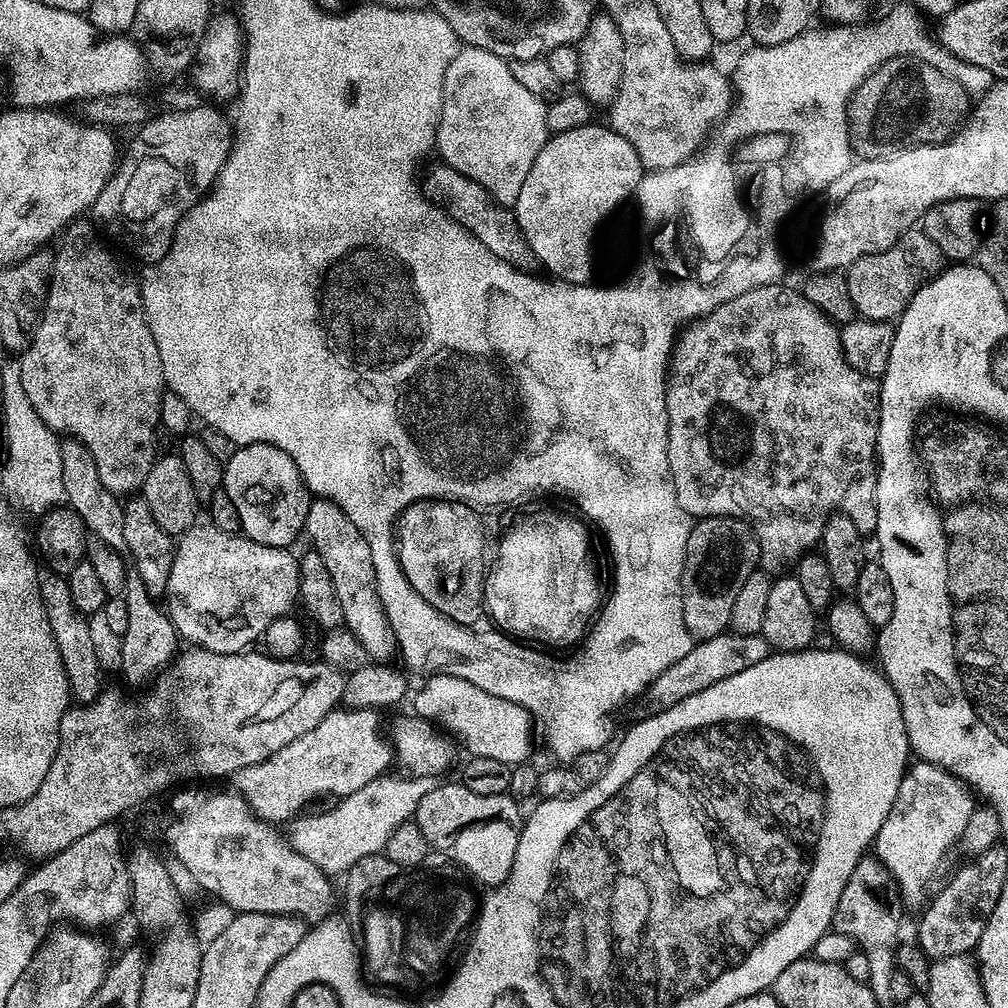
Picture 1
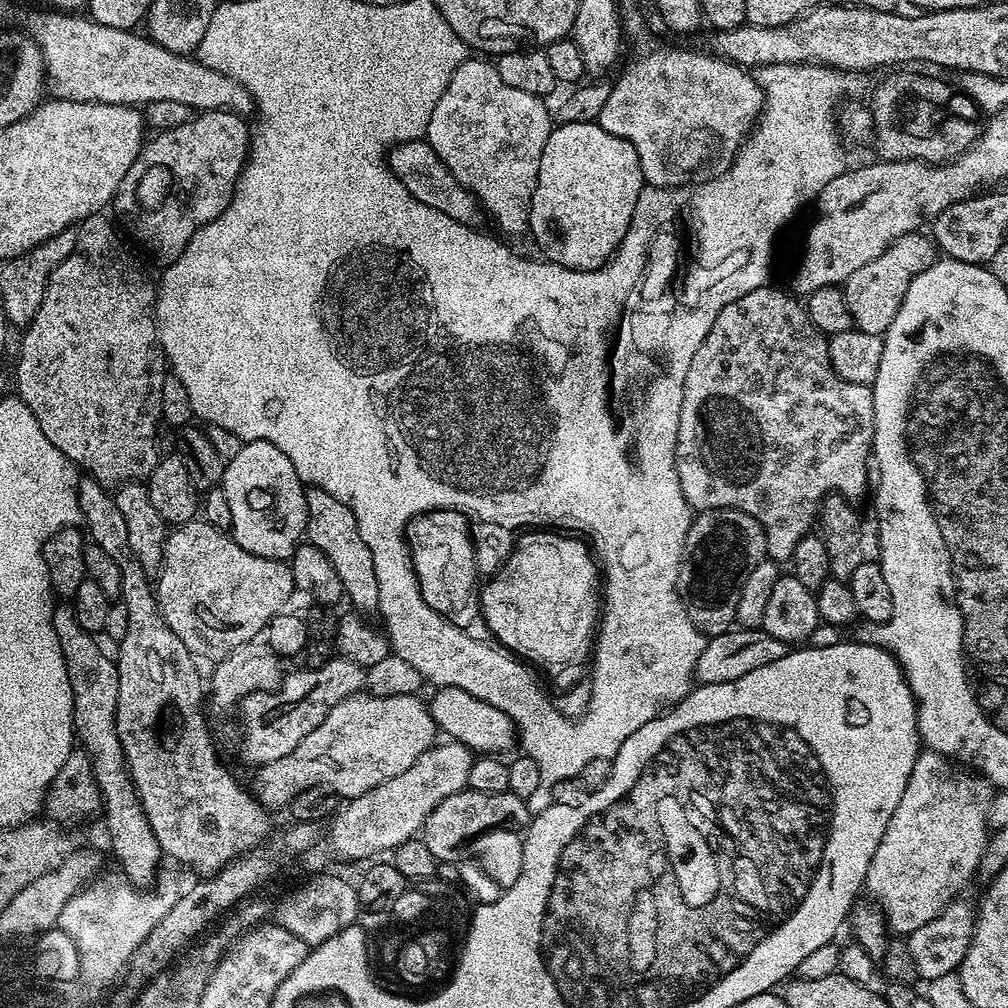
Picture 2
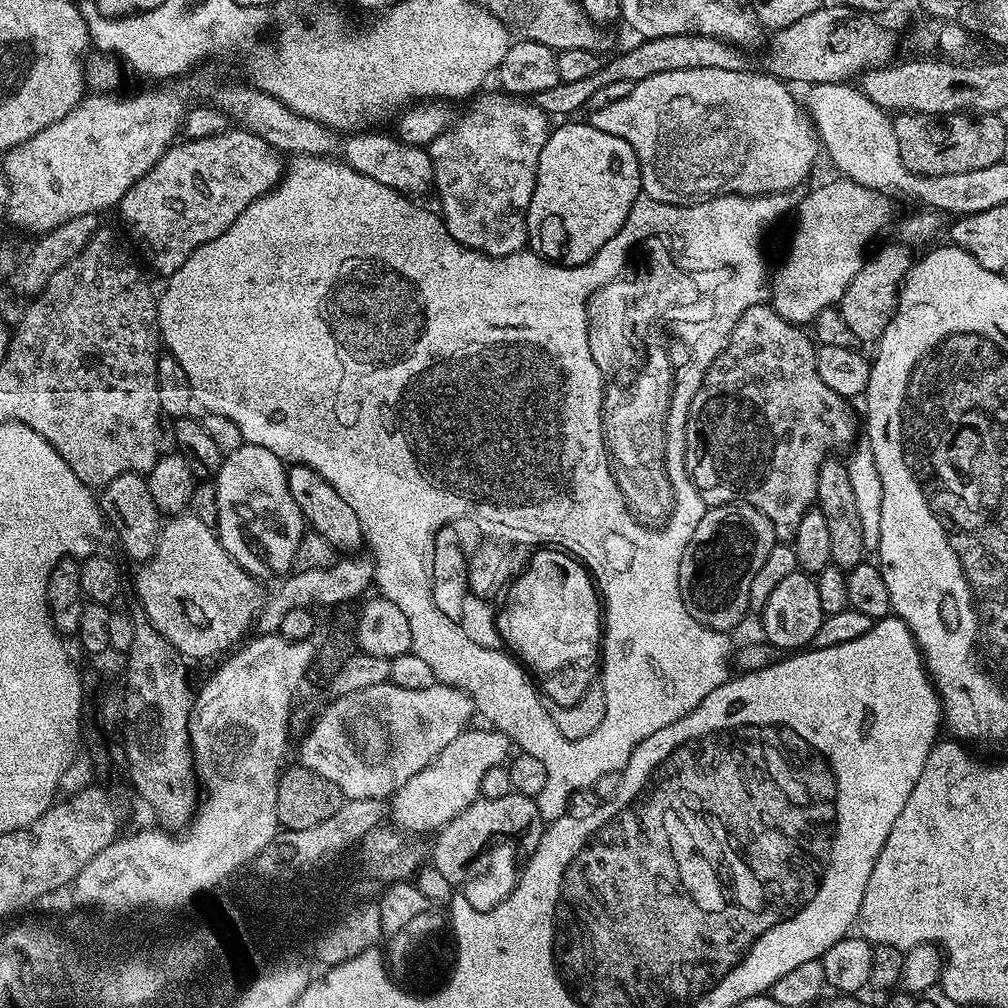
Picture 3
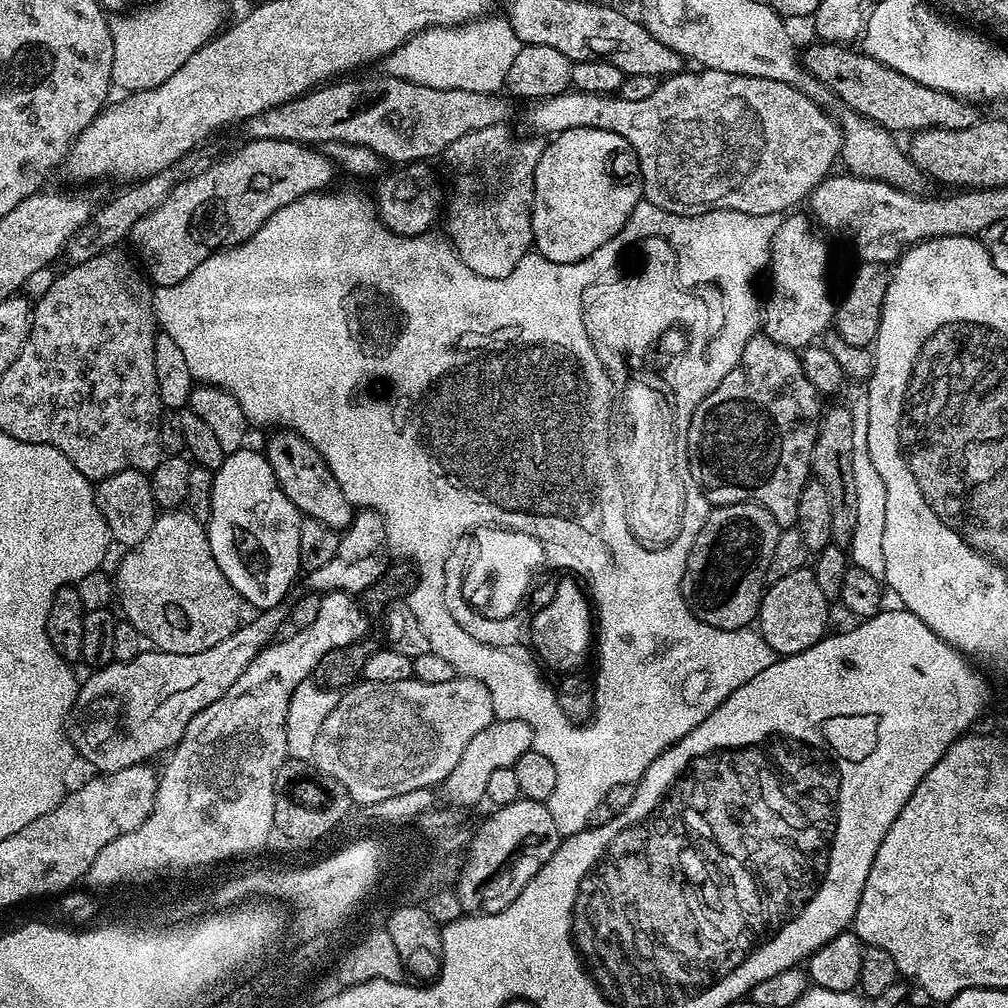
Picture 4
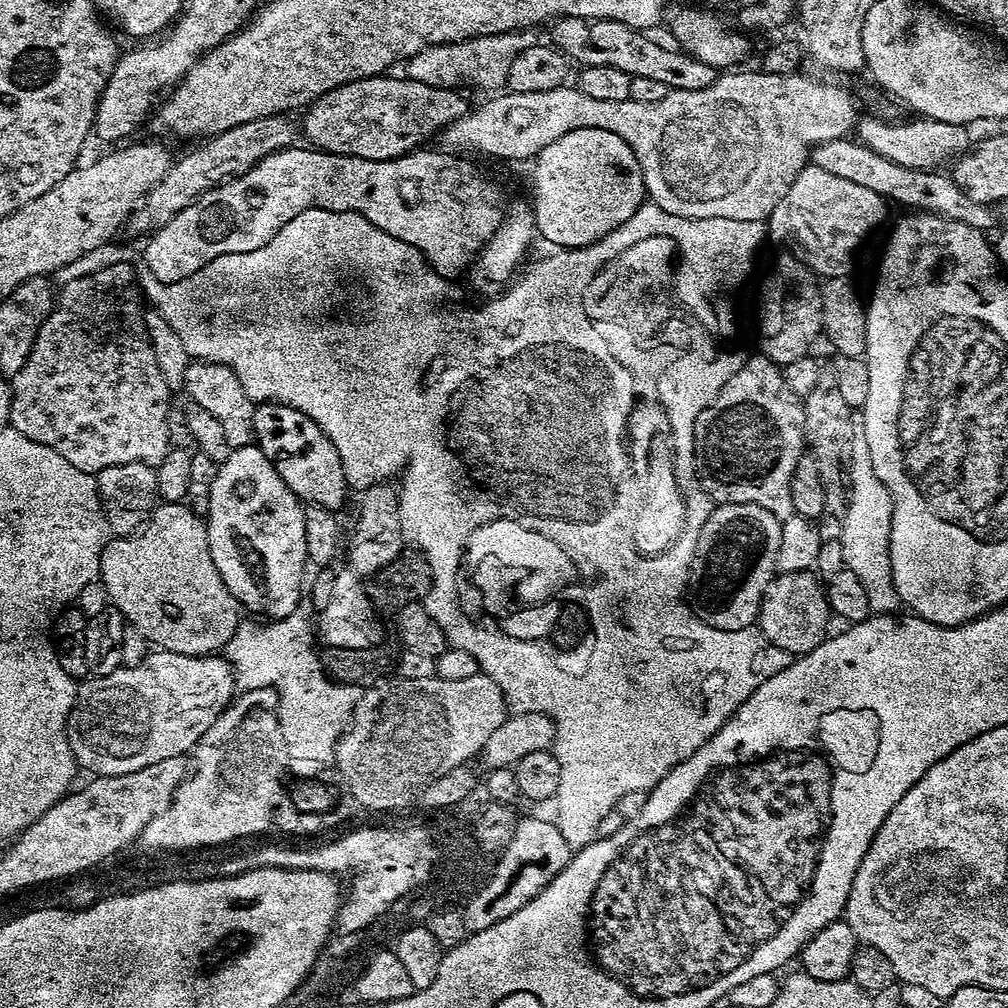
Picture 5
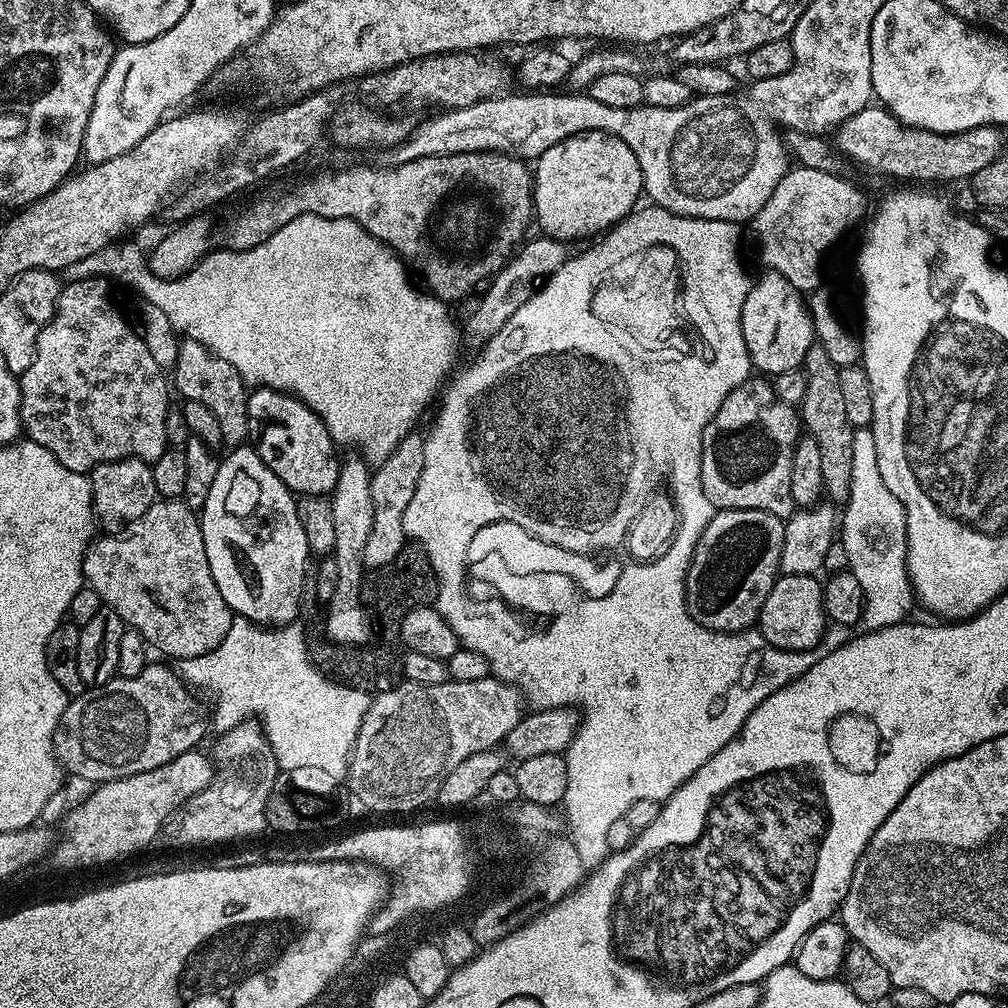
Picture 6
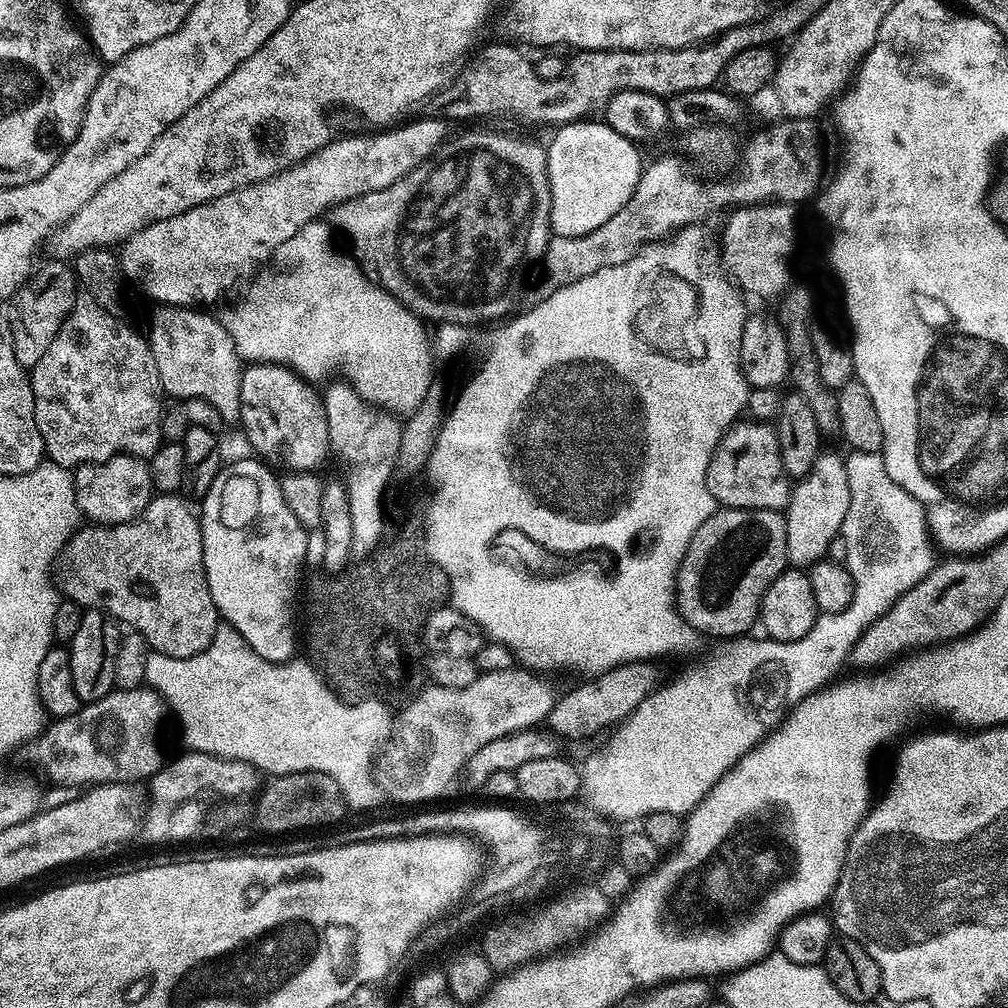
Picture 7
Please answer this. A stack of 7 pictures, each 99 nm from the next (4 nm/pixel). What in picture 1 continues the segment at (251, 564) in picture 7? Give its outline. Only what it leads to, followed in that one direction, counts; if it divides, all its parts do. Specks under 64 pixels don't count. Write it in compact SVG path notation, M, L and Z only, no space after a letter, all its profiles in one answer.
M246 444L224 464L222 491L230 494L240 515L240 532L271 548L288 548L304 532L310 503L308 487L296 463L278 446Z

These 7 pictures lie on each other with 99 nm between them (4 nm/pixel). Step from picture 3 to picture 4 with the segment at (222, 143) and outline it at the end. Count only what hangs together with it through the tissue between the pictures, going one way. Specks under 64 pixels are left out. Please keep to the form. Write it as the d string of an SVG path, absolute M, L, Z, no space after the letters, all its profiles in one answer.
M250 140L241 145L233 156L218 161L205 172L197 171L187 180L176 184L172 193L154 211L132 227L130 244L136 247L141 260L139 263L142 268L144 263L143 271L156 288L169 288L182 282L182 278L189 276L213 252L244 244L282 206L290 206L290 202L309 196L312 192L325 191L331 185L328 183L332 180L334 164L313 147L289 140Z

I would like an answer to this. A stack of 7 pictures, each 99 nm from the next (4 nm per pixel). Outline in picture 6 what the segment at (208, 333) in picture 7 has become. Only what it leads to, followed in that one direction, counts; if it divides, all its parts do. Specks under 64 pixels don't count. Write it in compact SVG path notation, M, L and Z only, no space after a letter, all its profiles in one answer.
M184 338L180 340L176 367L171 369L170 380L175 391L177 388L184 400L202 402L202 406L208 407L214 414L214 418L218 418L218 427L222 430L225 445L240 446L248 440L249 389L238 374L238 370L230 366L230 362L218 358L198 341Z

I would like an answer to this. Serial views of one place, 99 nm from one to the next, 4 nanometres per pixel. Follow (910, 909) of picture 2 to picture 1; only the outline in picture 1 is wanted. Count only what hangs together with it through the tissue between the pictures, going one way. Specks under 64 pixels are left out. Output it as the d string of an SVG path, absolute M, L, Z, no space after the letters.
M916 762L905 771L902 782L898 786L898 794L894 798L894 806L890 806L890 814L886 814L886 822L878 830L874 841L876 859L890 870L901 893L920 892L928 879L936 872L936 867L944 858L948 847L955 845L960 839L966 822L970 822L970 814L974 811L973 795L961 784L952 773L939 768L937 764Z

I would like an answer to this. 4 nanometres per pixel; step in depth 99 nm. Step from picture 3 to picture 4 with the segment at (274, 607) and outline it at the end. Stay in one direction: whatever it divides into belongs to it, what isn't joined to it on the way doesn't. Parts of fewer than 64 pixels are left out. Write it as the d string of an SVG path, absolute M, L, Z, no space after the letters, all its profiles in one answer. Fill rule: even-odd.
M361 509L353 515L348 527L341 533L338 551L326 566L318 566L318 570L307 573L307 587L317 594L326 592L347 592L349 594L361 594L366 588L376 583L380 576L385 575L388 563L387 557L388 539L385 538L385 524L382 516L368 509ZM283 607L269 608L256 614L252 621L241 623L230 638L222 638L218 646L210 646L210 650L202 650L194 654L170 654L159 650L141 650L130 662L115 662L104 668L95 669L92 676L83 677L76 690L74 720L76 716L76 736L74 732L74 752L88 764L96 767L100 774L126 770L135 764L155 761L159 752L171 753L186 734L186 726L210 702L218 702L234 682L250 666L250 662L277 635L276 627L286 620Z

